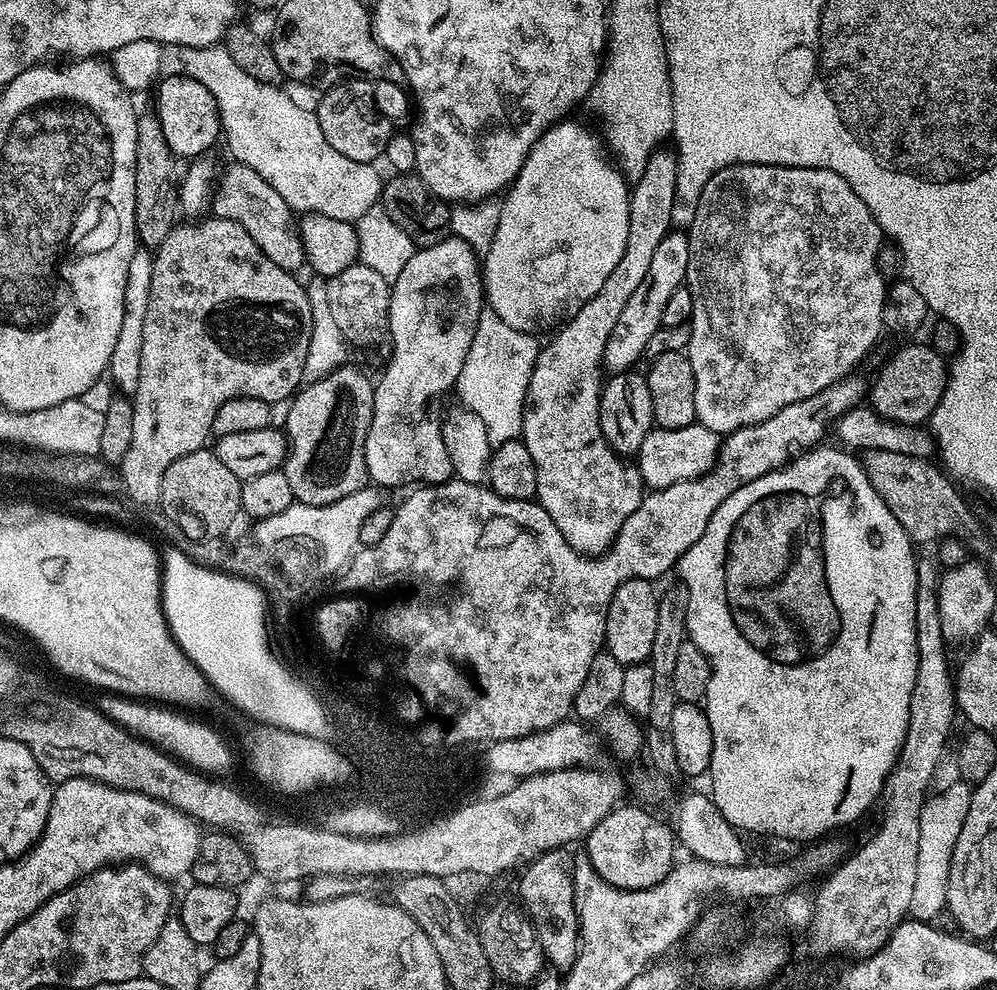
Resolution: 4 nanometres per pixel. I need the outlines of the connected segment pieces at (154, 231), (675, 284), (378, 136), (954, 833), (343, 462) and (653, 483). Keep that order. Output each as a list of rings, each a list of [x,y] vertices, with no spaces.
[[[141,115],[136,122],[136,169],[134,170],[134,218],[136,238],[143,247],[154,250],[178,220],[178,185],[181,161],[166,144],[161,123],[155,115]]]
[[[669,230],[662,242],[658,242],[654,258],[650,258],[650,270],[646,270],[646,278],[642,278],[638,290],[634,290],[630,302],[622,306],[622,315],[619,316],[614,330],[610,330],[610,338],[606,338],[602,364],[609,373],[627,372],[642,360],[646,342],[650,342],[650,338],[654,338],[654,334],[662,327],[662,310],[666,310],[670,294],[674,294],[674,290],[678,290],[685,283],[689,258],[688,238],[683,231]]]
[[[352,78],[347,82],[331,85],[327,89],[328,92],[320,100],[320,105],[315,105],[314,111],[318,118],[318,126],[322,128],[322,133],[326,136],[326,140],[334,150],[338,153],[353,159],[354,162],[372,164],[379,161],[384,154],[384,147],[388,144],[388,140],[394,135],[393,121],[388,120],[378,112],[375,106],[374,94],[372,93],[373,81],[363,78]]]
[[[963,782],[948,784],[941,792],[933,791],[925,799],[920,811],[920,825],[918,826],[918,868],[914,874],[914,892],[910,898],[908,911],[917,920],[925,922],[935,921],[932,912],[940,916],[945,911],[945,892],[947,890],[948,875],[950,874],[951,855],[954,854],[958,834],[966,819],[966,812],[970,809],[973,789]]]
[[[337,367],[319,380],[305,383],[291,397],[290,414],[282,427],[288,437],[290,451],[282,470],[290,482],[293,501],[302,504],[329,504],[338,502],[338,498],[346,498],[346,494],[354,494],[354,490],[365,487],[368,471],[364,451],[366,434],[372,421],[376,389],[373,381],[368,381],[366,373],[348,367]]]
[[[698,422],[678,430],[653,427],[652,431],[646,434],[638,453],[641,481],[649,489],[655,490],[674,486],[674,482],[698,478],[710,471],[716,464],[721,443],[721,433],[710,430]]]

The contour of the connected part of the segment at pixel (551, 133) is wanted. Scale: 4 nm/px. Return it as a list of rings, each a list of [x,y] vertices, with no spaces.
[[[570,118],[561,119],[545,128],[539,138],[532,143],[532,149],[529,150],[527,158],[524,159],[520,173],[516,175],[515,180],[508,185],[503,193],[498,230],[494,230],[494,242],[490,242],[490,250],[483,253],[482,256],[482,279],[487,307],[492,308],[498,318],[502,318],[502,321],[506,322],[506,325],[522,332],[536,334],[539,333],[539,328],[548,328],[551,324],[556,323],[559,325],[561,321],[571,316],[577,308],[583,306],[587,300],[594,298],[594,294],[598,294],[598,290],[602,290],[602,282],[606,282],[606,278],[610,278],[610,274],[614,274],[614,266],[618,266],[618,258],[622,258],[622,250],[626,248],[629,181],[606,155],[605,149],[602,147],[601,137],[599,135],[596,137],[590,129],[583,128],[582,125],[575,124],[574,121],[568,119]]]

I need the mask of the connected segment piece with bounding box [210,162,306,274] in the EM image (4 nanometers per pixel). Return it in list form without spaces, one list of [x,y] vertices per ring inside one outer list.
[[[237,162],[230,163],[228,169],[219,173],[214,184],[210,212],[213,216],[221,216],[230,222],[238,222],[254,242],[258,242],[258,250],[274,262],[274,266],[282,266],[282,270],[293,274],[305,267],[304,247],[300,241],[297,225],[294,223],[294,209],[287,204],[266,179],[262,178],[250,166]]]

